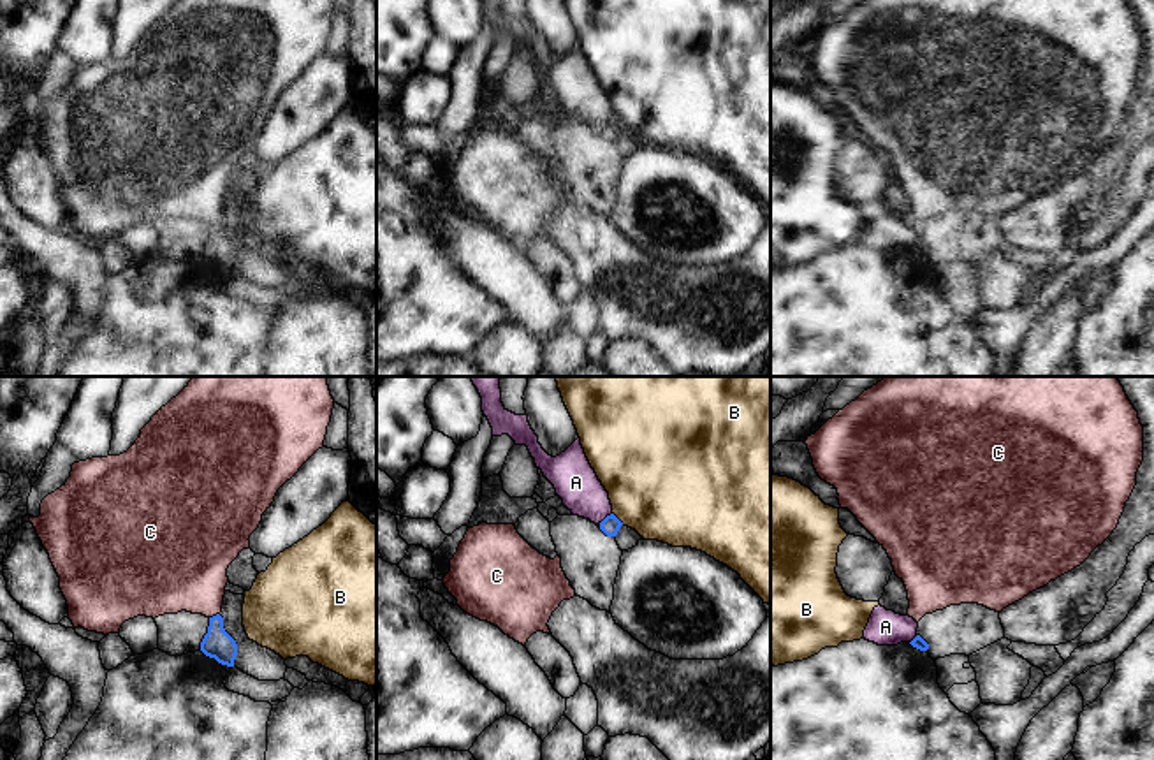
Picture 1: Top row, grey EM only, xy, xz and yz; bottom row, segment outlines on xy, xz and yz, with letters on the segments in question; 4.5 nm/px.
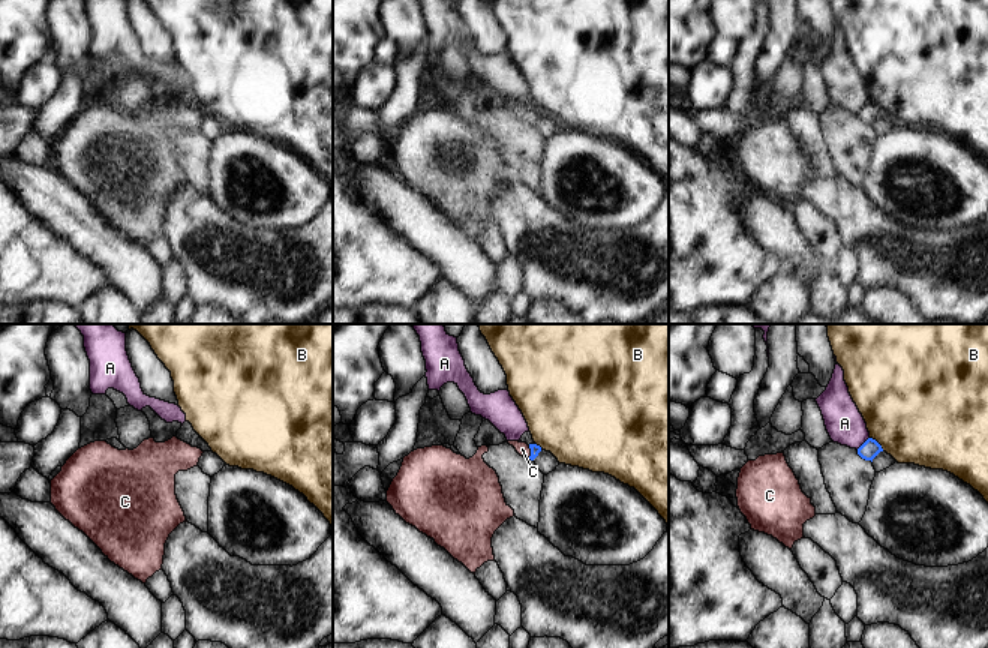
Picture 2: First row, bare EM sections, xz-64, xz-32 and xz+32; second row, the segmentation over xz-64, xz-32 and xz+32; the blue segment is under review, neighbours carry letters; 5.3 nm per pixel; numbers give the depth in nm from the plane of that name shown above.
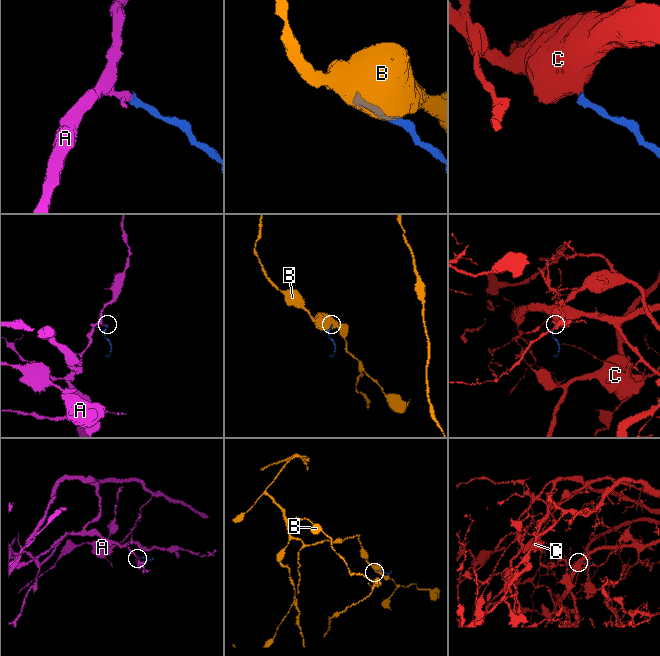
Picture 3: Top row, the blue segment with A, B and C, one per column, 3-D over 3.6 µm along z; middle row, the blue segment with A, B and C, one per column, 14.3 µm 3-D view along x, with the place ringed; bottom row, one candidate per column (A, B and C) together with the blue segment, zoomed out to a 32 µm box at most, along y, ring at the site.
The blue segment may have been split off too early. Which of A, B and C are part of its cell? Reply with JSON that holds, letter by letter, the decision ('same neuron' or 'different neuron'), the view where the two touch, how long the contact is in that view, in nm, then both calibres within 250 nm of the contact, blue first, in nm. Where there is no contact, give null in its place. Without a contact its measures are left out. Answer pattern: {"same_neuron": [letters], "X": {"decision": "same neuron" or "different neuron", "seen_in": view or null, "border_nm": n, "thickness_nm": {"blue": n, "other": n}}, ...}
{"same_neuron": ["C"], "A": {"decision": "different neuron", "seen_in": "xz", "border_nm": 80, "thickness_nm": {"blue": 90, "other": 200}}, "B": {"decision": "different neuron", "seen_in": "xz", "border_nm": 80, "thickness_nm": {"blue": 90, "other": 480}}, "C": {"decision": "same neuron", "seen_in": "xy", "border_nm": 50, "thickness_nm": {"blue": 140, "other": 360}}}

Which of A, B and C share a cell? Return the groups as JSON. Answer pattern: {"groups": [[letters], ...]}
{"groups": [["A"], ["B"], ["C"]]}

